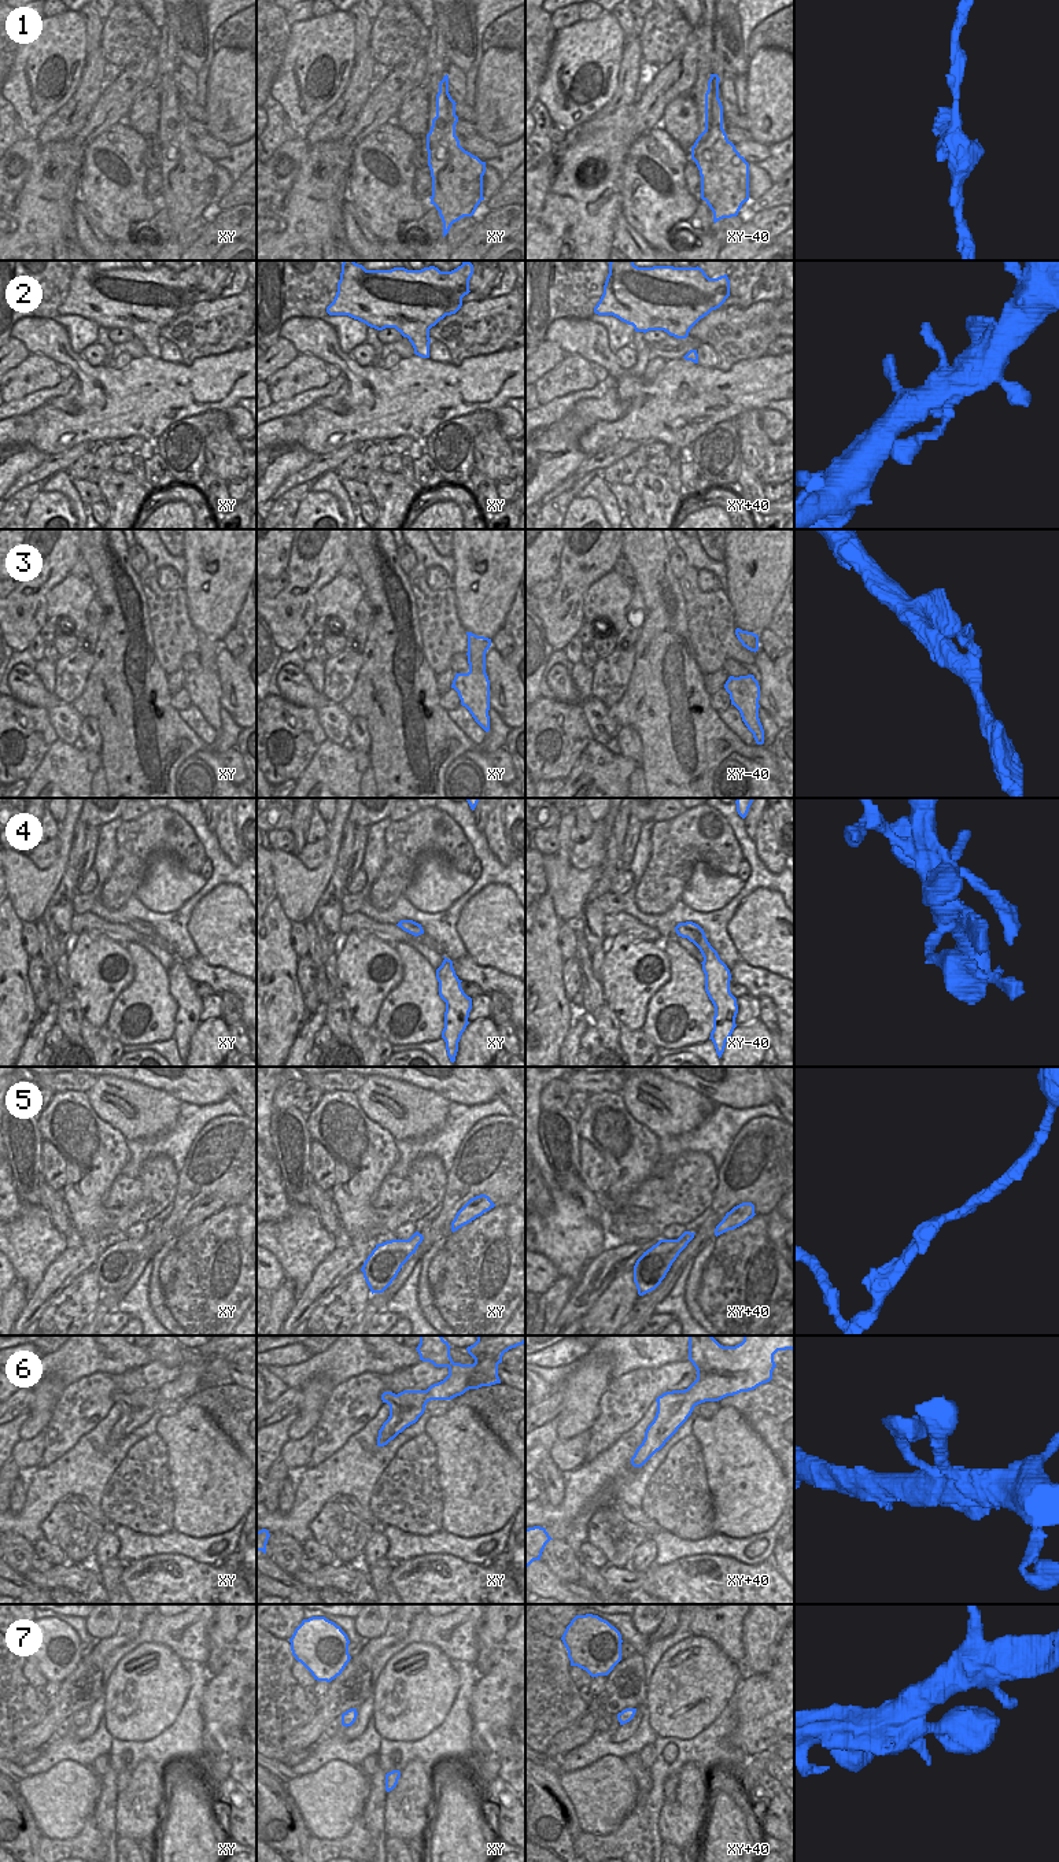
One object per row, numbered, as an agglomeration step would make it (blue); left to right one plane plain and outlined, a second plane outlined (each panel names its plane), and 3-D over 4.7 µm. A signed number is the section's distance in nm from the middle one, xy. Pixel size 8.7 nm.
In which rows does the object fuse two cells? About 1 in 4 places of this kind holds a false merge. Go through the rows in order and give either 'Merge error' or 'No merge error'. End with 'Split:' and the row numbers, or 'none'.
1: Merge error
2: No merge error
3: No merge error
4: No merge error
5: Merge error
6: No merge error
7: No merge error
Split: 1, 5.

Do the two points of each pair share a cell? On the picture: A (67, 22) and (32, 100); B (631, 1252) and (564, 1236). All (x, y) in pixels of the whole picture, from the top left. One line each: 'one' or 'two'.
A: one
B: two

